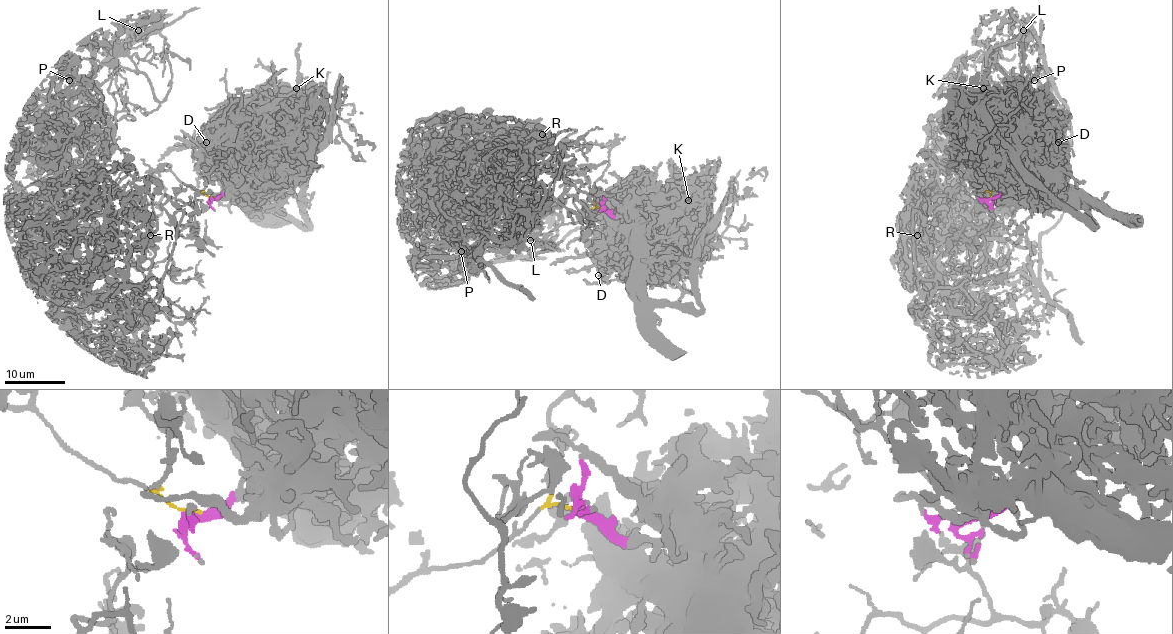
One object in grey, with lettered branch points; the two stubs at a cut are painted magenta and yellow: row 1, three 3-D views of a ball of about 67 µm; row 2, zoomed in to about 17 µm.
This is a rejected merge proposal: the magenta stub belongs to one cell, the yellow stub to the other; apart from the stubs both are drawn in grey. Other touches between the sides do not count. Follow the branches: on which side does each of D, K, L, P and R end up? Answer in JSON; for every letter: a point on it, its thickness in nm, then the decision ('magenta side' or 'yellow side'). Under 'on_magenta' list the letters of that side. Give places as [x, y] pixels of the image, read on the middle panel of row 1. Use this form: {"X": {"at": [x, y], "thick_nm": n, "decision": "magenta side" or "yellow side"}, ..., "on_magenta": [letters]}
{"D": {"at": [598, 275], "thick_nm": 120, "decision": "magenta side"}, "K": {"at": [688, 200], "thick_nm": 170, "decision": "magenta side"}, "L": {"at": [530, 240], "thick_nm": 140, "decision": "yellow side"}, "P": {"at": [461, 251], "thick_nm": 160, "decision": "yellow side"}, "R": {"at": [542, 134], "thick_nm": 160, "decision": "yellow side"}, "on_magenta": ["D", "K"]}

